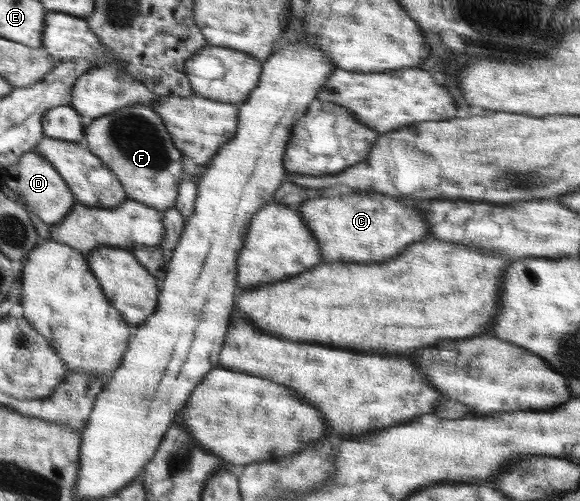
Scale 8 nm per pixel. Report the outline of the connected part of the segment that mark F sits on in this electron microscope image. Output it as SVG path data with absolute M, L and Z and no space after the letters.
M131 105L131 107L121 107L119 110L111 111L110 114L95 118L88 126L85 126L85 136L83 144L90 148L95 155L102 159L103 163L115 172L129 200L145 203L149 207L158 209L161 213L174 208L178 197L178 189L185 178L183 172L183 152L175 148L171 134L167 133L167 128L163 124L163 118L149 105Z

